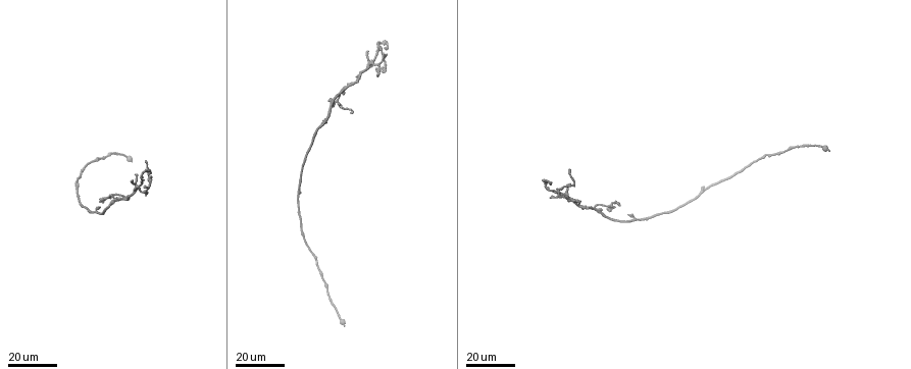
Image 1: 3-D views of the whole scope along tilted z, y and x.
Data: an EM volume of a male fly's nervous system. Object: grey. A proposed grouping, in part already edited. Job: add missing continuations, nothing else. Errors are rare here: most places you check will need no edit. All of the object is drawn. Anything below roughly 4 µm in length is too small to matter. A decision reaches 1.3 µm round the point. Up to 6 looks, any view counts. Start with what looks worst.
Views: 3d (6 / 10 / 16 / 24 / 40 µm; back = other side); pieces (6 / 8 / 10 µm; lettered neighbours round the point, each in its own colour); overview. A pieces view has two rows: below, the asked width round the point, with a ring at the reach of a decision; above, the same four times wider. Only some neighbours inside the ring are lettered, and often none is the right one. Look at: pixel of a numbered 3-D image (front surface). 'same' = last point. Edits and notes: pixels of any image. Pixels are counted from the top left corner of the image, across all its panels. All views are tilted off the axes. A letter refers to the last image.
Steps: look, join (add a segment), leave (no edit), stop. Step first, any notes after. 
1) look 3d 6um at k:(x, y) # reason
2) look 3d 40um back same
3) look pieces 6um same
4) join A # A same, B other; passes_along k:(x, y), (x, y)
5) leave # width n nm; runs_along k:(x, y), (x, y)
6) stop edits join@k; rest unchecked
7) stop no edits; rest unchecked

look 3d 16um at 1:(568, 168) # an open end

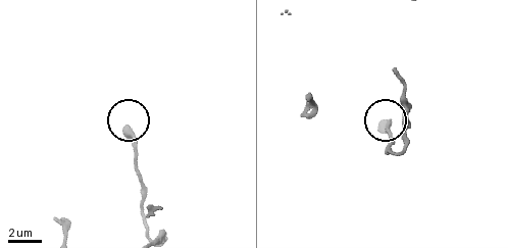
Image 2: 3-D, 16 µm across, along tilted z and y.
look pieces 10um at 2:(128, 128)

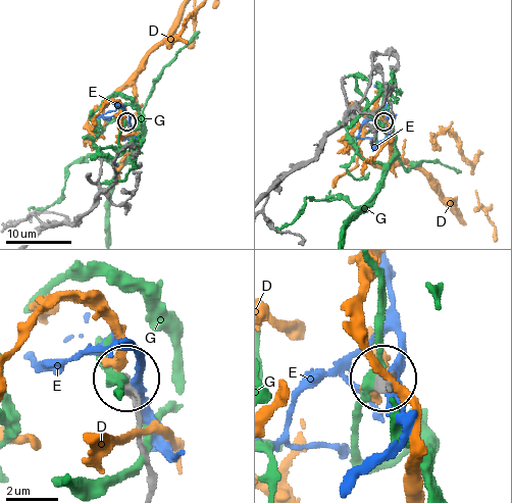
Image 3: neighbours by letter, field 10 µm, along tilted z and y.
leave # D other, E other, G other; no lettered segment goes on from it

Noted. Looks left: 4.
look 3d 24um at 1:(367, 50) # branch stops here

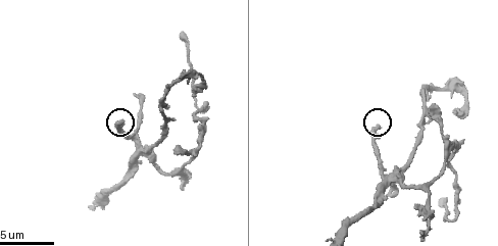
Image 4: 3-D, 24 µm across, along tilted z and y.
look pieces 8um at 4:(376, 127)

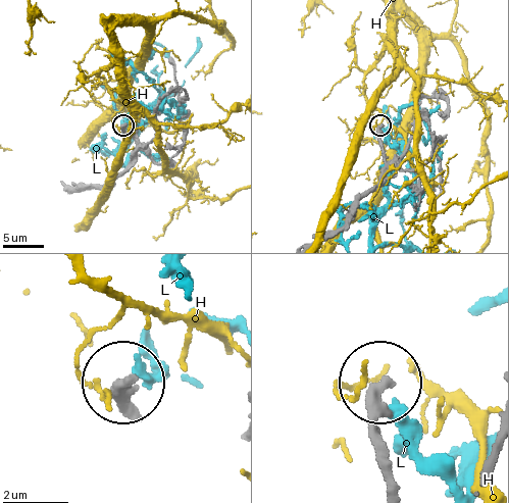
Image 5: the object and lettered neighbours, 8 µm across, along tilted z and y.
leave # H other, L other; runs_along 5:(390, 490), (376, 389); no lettered segment goes on from it

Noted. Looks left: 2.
look 3d 24um at 1:(581, 202) # free end

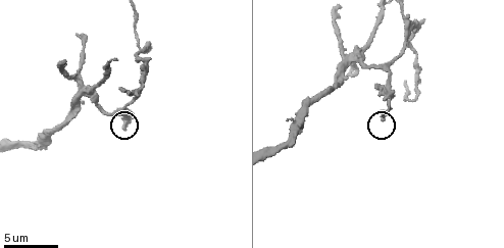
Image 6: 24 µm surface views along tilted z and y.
look pieces 10um at 6:(383, 118) # see the neighbours

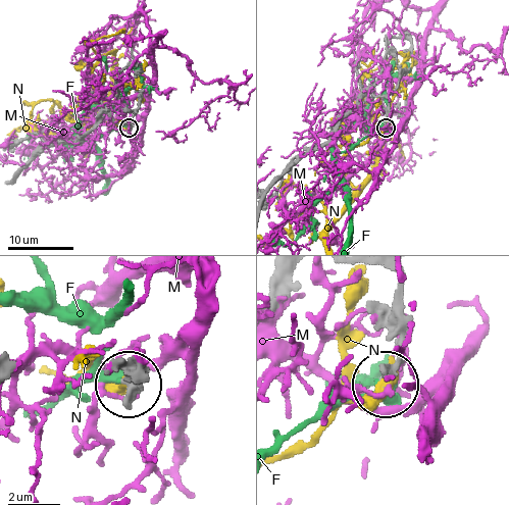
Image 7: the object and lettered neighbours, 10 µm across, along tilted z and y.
leave # F other, M other, N other; no lettered segment goes on from it

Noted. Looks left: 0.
stop no edits; rest unchecked

